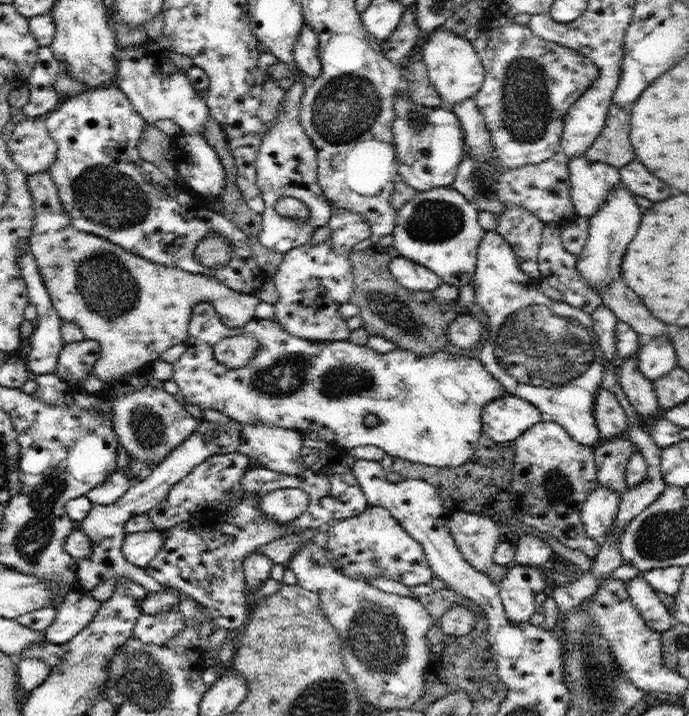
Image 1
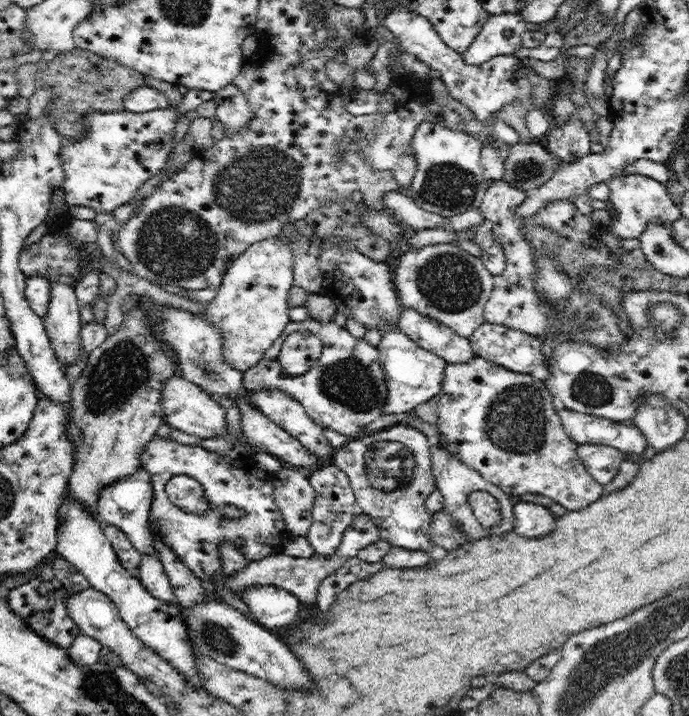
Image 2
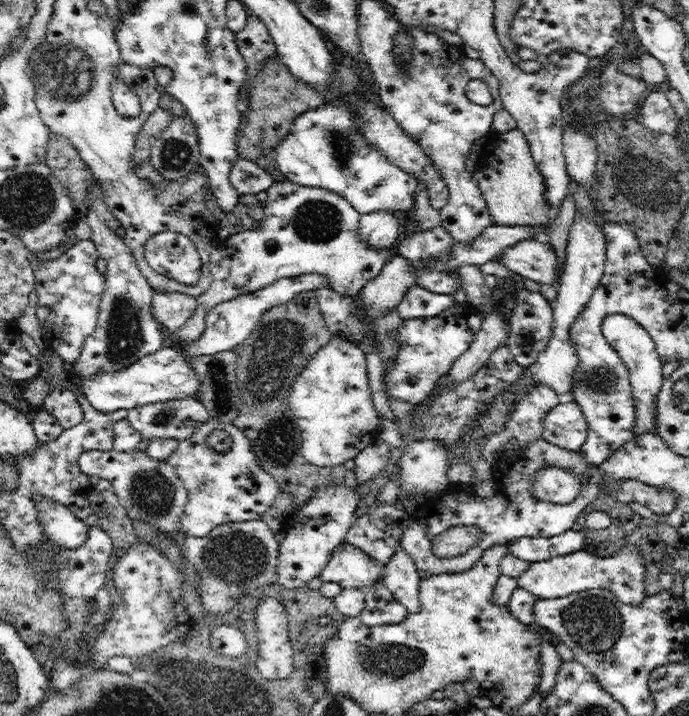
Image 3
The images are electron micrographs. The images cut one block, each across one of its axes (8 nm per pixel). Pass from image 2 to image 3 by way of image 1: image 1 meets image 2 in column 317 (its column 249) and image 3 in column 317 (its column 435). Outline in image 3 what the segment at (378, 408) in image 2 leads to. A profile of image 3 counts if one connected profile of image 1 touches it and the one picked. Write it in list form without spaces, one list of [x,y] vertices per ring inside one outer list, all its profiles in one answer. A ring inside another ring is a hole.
[[[342,337],[332,340],[298,374],[289,392],[289,407],[299,422],[304,459],[316,468],[344,465],[379,438],[379,416],[372,404],[366,353]]]

